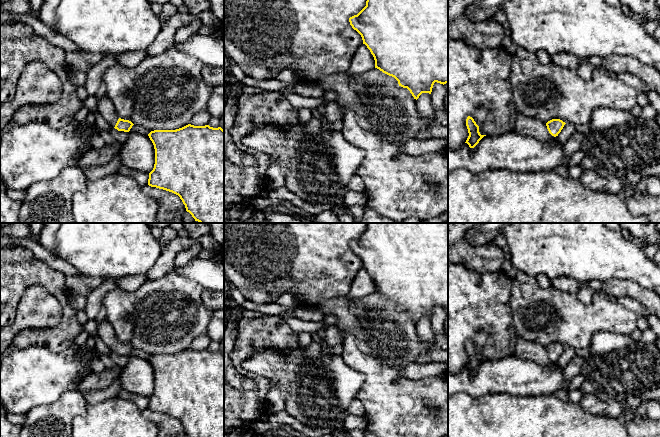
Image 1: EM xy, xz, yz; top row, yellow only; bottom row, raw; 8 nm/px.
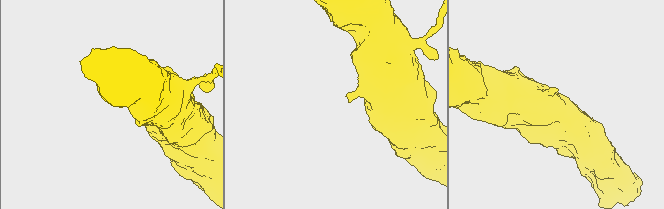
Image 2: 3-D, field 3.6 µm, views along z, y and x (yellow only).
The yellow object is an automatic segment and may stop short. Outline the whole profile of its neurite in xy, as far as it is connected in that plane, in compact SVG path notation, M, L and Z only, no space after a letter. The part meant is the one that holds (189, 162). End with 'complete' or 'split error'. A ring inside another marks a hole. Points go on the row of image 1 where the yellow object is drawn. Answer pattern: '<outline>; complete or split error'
M188 124L176 130L154 130L148 136L155 149L155 164L148 185L178 195L195 221L224 223L224 130Z; complete

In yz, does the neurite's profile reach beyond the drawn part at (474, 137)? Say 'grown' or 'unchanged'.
unchanged

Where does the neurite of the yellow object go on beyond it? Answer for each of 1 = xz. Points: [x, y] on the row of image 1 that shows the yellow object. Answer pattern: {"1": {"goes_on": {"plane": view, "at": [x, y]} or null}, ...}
{"1": {"goes_on": null}}

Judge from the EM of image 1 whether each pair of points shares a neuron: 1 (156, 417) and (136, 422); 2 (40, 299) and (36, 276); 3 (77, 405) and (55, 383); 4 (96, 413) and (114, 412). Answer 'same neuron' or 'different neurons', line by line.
1: different neurons
2: different neurons
3: different neurons
4: same neuron

